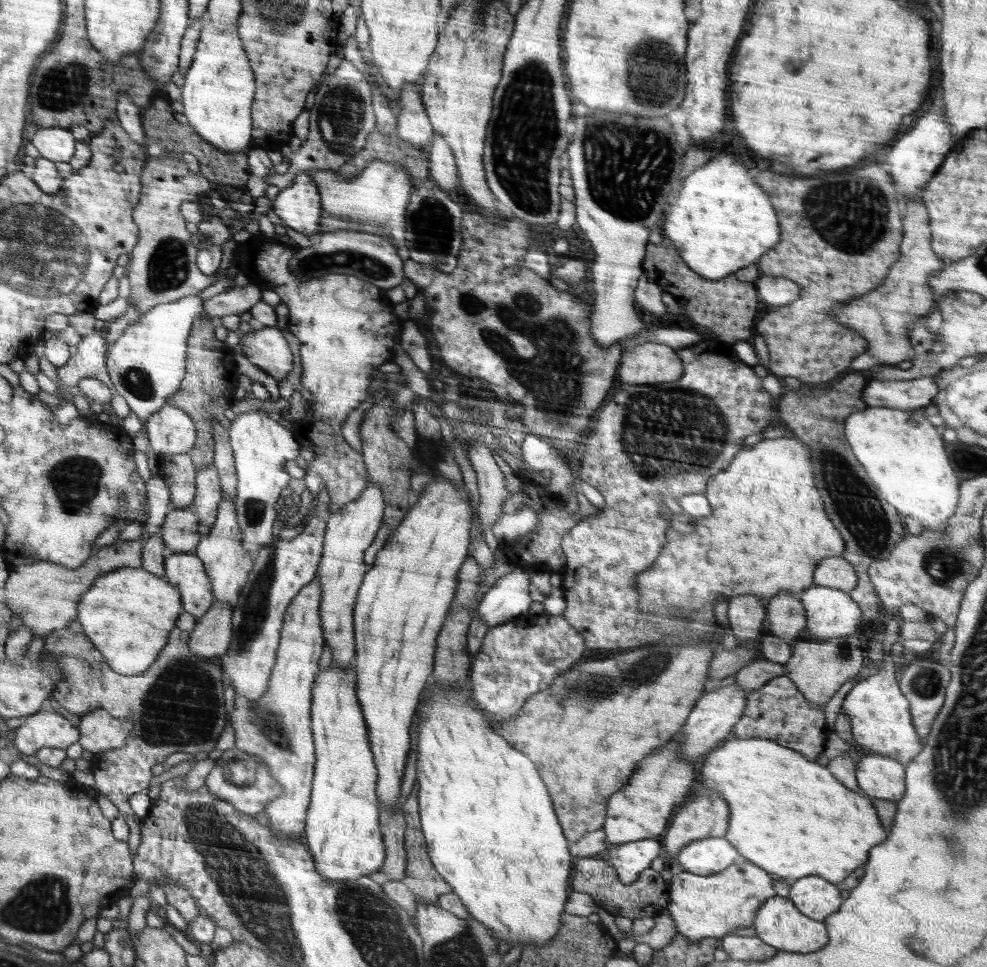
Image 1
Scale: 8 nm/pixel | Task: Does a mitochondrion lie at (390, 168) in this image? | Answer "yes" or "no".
no

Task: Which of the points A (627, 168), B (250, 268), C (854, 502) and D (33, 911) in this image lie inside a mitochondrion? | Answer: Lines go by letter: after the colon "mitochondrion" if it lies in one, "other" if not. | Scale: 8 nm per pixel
A: mitochondrion
B: other
C: mitochondrion
D: mitochondrion

